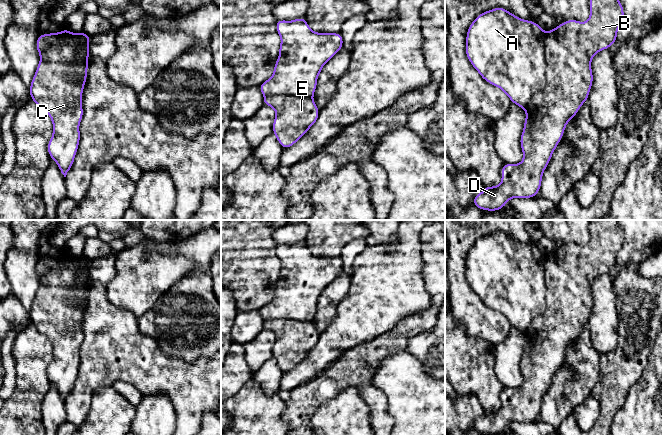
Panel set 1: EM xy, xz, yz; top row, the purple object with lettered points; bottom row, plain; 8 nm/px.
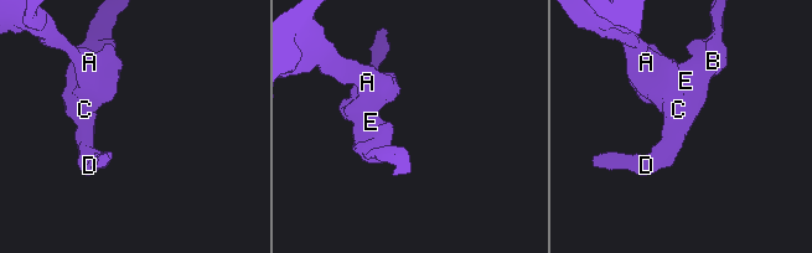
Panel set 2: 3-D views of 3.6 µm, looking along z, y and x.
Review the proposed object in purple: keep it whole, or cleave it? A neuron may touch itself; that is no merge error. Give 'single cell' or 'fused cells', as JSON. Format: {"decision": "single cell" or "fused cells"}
{"decision": "fused cells"}

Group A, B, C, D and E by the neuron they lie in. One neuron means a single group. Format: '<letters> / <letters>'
A / B C D E

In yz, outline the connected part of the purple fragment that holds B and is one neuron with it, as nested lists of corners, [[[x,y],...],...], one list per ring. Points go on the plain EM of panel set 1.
[[[590,220],[589,230],[590,241],[586,246],[570,243],[547,256],[546,308],[525,332],[526,343],[520,362],[523,385],[518,388],[506,387],[501,394],[501,407],[484,410],[483,415],[473,422],[473,429],[479,433],[498,435],[511,422],[526,423],[538,419],[543,396],[563,361],[567,347],[588,324],[593,307],[592,282],[617,265],[618,252],[624,242],[624,233],[618,220]]]

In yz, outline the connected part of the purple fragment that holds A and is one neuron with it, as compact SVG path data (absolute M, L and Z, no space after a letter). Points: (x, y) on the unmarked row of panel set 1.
M502 231L479 238L466 258L466 280L488 307L500 312L512 327L525 333L546 308L545 256L537 246L524 244Z

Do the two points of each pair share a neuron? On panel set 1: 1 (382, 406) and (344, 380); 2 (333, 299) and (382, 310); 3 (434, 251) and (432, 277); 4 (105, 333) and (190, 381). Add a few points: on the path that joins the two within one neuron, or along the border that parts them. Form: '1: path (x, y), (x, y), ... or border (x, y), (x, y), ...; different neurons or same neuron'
1: path (373, 397), (356, 380), (353, 380); same neuron
2: border (351, 279), (331, 322); different neurons
3: path (434, 257), (434, 271); same neuron
4: path (126, 354), (138, 359), (151, 371), (169, 374); same neuron

